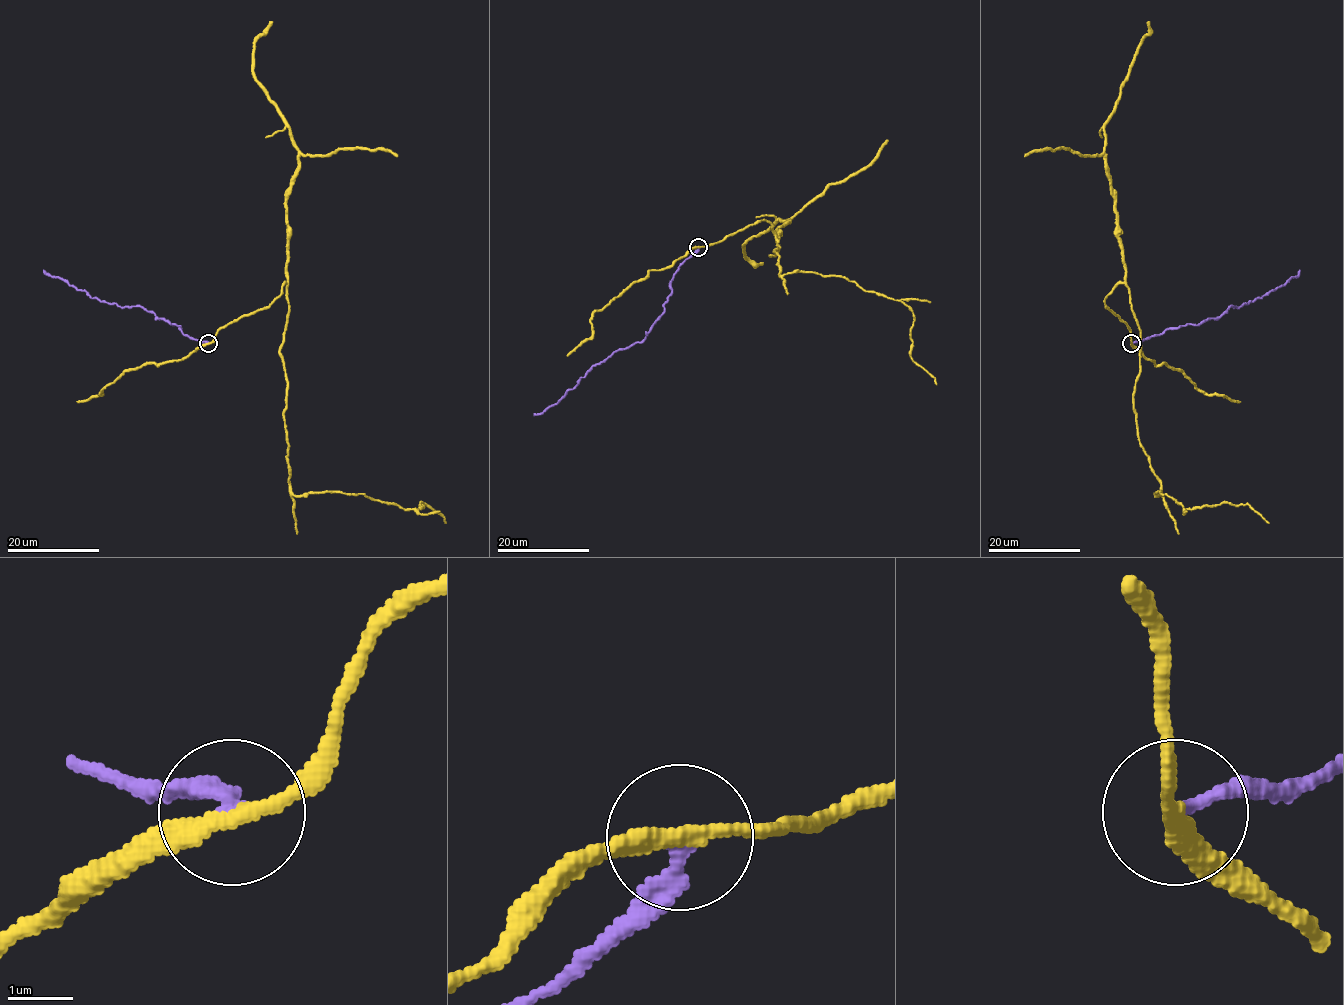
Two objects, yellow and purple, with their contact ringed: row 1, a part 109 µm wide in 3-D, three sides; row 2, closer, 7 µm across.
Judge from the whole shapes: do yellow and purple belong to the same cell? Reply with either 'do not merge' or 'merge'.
do not merge

